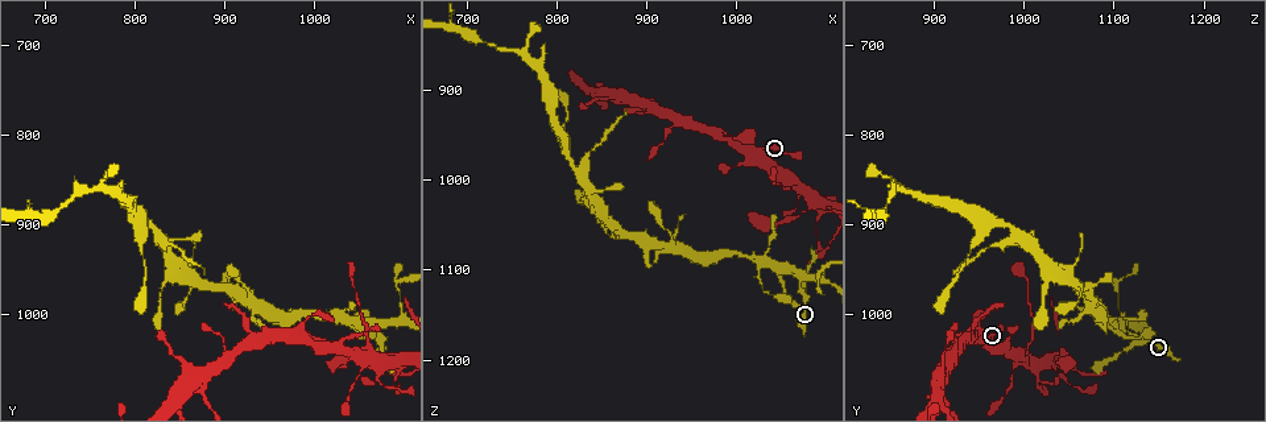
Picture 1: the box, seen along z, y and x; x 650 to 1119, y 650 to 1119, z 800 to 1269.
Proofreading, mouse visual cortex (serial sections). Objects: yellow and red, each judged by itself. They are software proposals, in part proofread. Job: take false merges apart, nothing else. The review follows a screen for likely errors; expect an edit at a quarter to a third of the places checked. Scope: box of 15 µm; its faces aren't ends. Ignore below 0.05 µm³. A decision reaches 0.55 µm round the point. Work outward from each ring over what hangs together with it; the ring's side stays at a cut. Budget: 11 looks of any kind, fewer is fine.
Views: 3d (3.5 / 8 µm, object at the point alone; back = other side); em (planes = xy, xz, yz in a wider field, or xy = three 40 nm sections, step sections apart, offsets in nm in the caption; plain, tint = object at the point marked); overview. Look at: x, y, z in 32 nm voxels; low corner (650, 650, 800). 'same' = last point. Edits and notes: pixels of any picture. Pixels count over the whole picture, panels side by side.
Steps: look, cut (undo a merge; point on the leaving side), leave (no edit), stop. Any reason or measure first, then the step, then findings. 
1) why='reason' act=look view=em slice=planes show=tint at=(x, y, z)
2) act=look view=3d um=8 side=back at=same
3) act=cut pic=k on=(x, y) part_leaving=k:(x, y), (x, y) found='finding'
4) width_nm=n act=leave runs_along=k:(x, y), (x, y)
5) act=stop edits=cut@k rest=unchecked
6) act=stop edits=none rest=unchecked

why='branch point' act=look view=3d um=8 at=(935, 1025, 930)

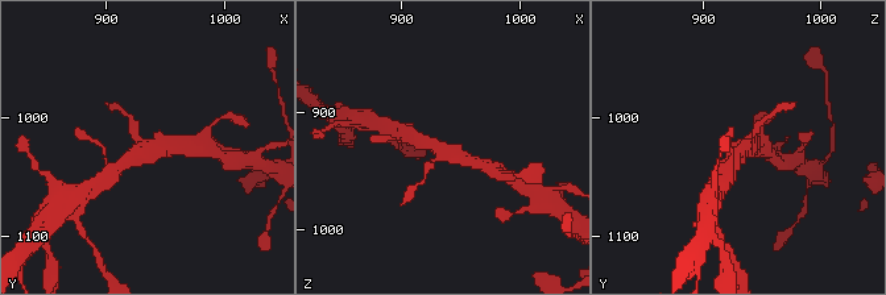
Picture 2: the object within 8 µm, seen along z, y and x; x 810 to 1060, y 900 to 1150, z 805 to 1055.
arms=3 arm_widths_nm=200,350,400 why='shape alone is not enough' act=look view=em slice=xy step=5 show=tint at=(936, 1026, 932)

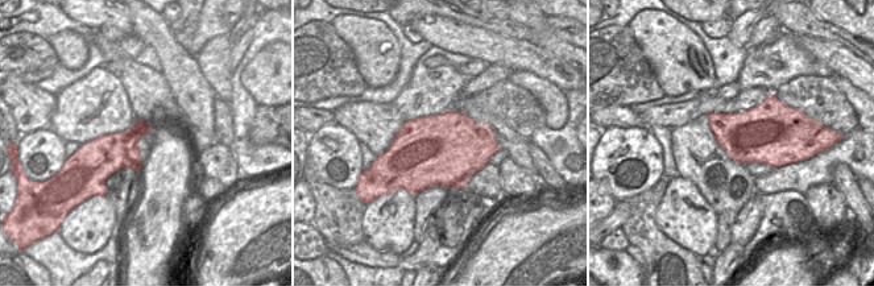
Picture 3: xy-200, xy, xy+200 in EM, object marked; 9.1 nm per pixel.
act=leave runs_along=2:(477, 163), (412, 138) found='one cell here'

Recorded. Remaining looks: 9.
why='four or more arms meet' act=look view=3d um=8 side=back at=(1075, 1015, 1110)

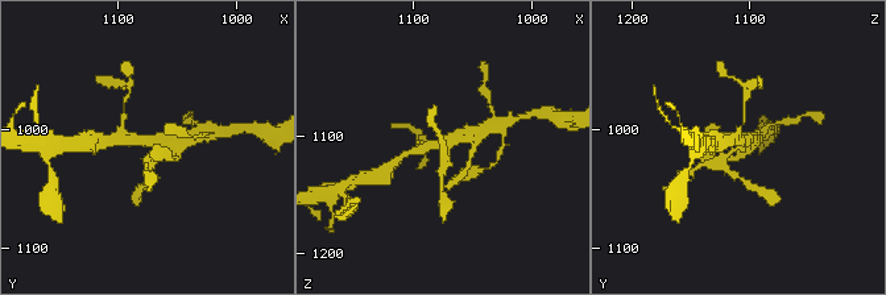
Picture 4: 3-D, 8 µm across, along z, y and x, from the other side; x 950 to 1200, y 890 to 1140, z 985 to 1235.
arms=4 arm_widths_nm=250,250,250,300 why='shape alone is not enough' act=look view=em slice=planes show=tint at=(1070, 1016, 1108)

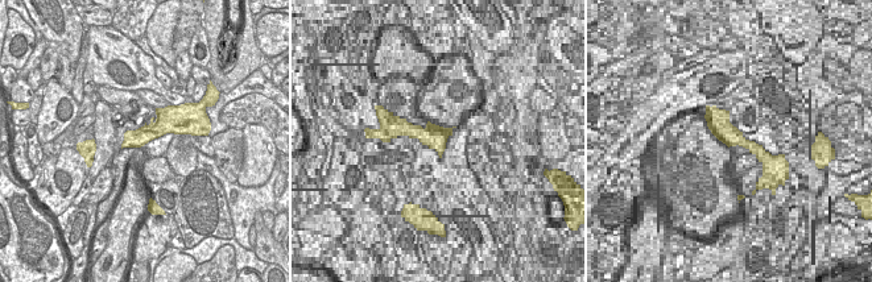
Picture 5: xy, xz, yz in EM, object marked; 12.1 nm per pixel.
act=leave runs_along=4:(441, 177), (450, 140), (477, 131) found='continuous, no second cell'

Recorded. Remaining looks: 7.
why='a narrow waist' act=look view=3d um=8 at=(1080, 1080, 1015)

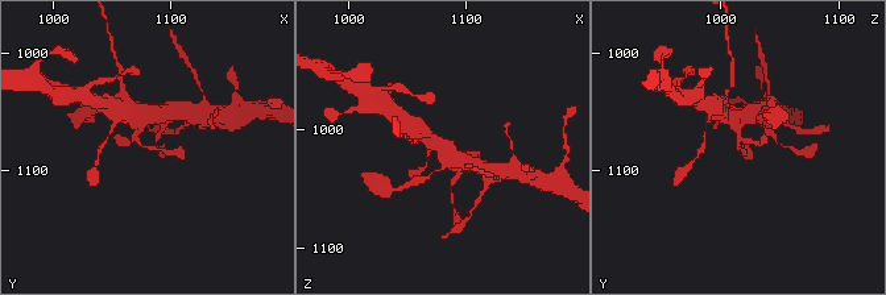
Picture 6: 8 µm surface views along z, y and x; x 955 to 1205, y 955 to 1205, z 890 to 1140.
why='shape alone is not enough' act=look view=em slice=planes show=tint at=(1076, 1080, 1016)

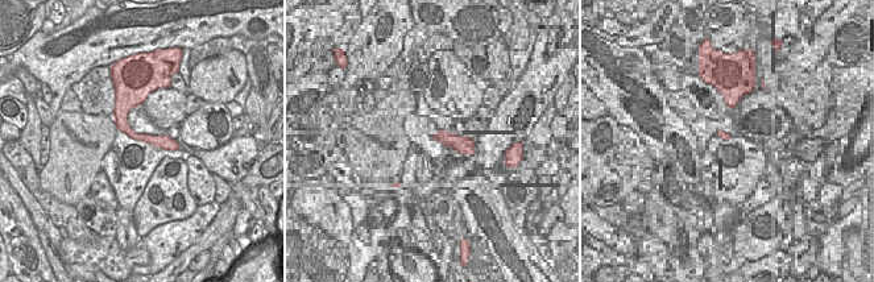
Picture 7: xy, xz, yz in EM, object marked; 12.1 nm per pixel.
act=leave runs_along=7:(133, 98), (123, 124), (174, 146) found='one cell here'

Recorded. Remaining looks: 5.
why='sharp bend' act=look view=3d um=8 side=back at=(1095, 965, 1100)

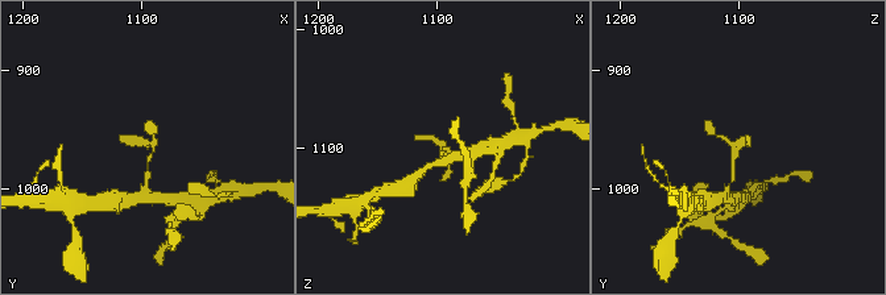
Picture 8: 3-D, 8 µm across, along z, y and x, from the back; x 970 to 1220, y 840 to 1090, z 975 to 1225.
act=look view=em slice=planes show=tint at=(1094, 962, 1102)

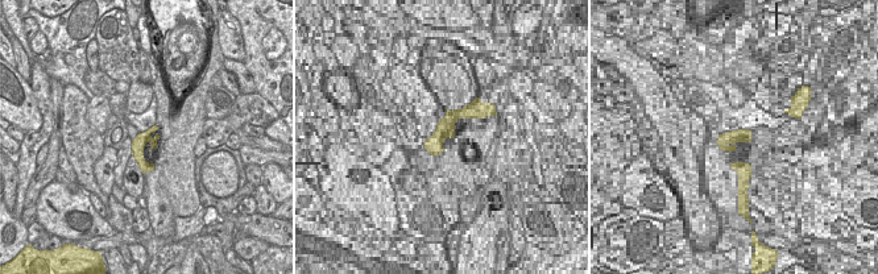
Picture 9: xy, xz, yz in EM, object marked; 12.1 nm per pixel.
act=leave runs_along=8:(145, 183), (150, 146), (121, 136) found='all the same cell'

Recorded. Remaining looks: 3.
act=stop edits=none rest=unchecked

